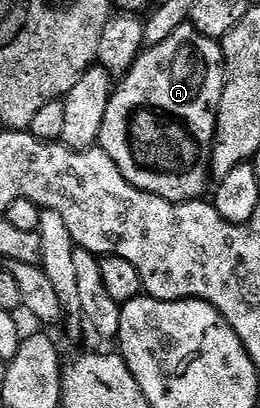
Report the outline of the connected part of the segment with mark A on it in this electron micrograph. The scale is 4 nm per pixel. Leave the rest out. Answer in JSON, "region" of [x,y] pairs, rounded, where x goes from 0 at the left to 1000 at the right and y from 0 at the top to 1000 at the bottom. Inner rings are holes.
{"region":[[[731,56],[681,66],[681,76],[665,76],[665,86],[650,86],[650,96],[635,96],[635,105],[585,110],[562,125],[538,130],[485,189],[438,211],[419,243],[419,272],[404,272],[404,292],[388,301],[388,331],[373,348],[377,363],[396,365],[404,380],[419,380],[419,390],[435,390],[435,400],[450,400],[450,419],[465,419],[465,429],[481,429],[481,439],[496,439],[496,449],[512,449],[512,458],[604,478],[638,493],[769,490],[785,480],[781,471],[796,463],[796,444],[804,446],[812,434],[812,363],[827,355],[827,304],[835,301],[835,272],[858,230],[862,196],[865,152],[858,147],[854,108],[838,98],[796,93],[773,78],[750,74]]]}

